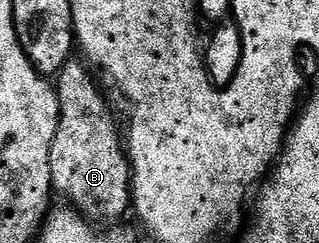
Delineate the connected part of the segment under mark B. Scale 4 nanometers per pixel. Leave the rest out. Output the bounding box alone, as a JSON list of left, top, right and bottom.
[49,59,131,223]

